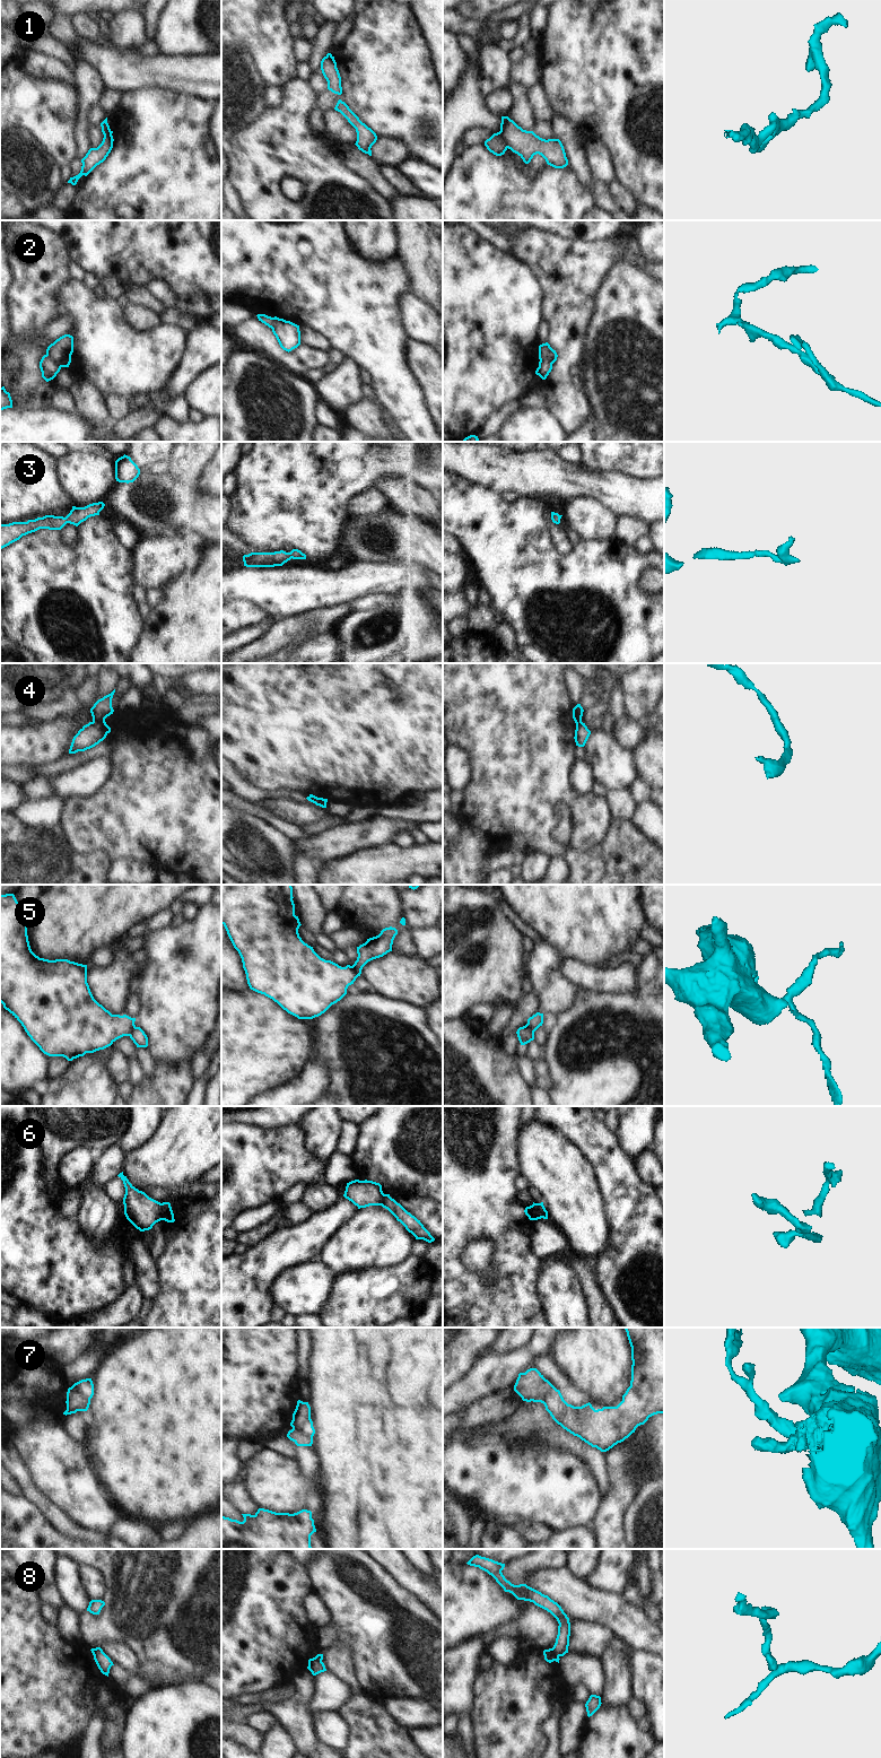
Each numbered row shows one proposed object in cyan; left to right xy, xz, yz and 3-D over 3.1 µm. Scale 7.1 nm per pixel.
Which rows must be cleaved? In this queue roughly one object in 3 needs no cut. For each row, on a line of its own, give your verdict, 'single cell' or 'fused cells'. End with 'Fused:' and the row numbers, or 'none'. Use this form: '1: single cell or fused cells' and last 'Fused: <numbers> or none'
1: fused cells
2: fused cells
3: single cell
4: fused cells
5: fused cells
6: fused cells
7: fused cells
8: fused cells
Fused: 1, 2, 4, 5, 6, 7, 8

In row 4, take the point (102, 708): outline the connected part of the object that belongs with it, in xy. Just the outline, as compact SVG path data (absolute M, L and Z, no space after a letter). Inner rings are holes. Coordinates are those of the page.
M115 689L111 694L98 699L90 708L93 722L104 721L107 716L113 714L114 710L112 707L112 698L114 693Z

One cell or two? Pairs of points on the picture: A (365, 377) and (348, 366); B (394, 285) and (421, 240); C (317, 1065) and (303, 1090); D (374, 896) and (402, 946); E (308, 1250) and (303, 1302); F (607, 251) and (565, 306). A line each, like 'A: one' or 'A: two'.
A: two
B: two
C: one
D: one
E: two
F: one

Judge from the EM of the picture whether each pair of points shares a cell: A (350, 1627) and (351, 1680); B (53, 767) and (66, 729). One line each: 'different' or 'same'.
A: different
B: different

